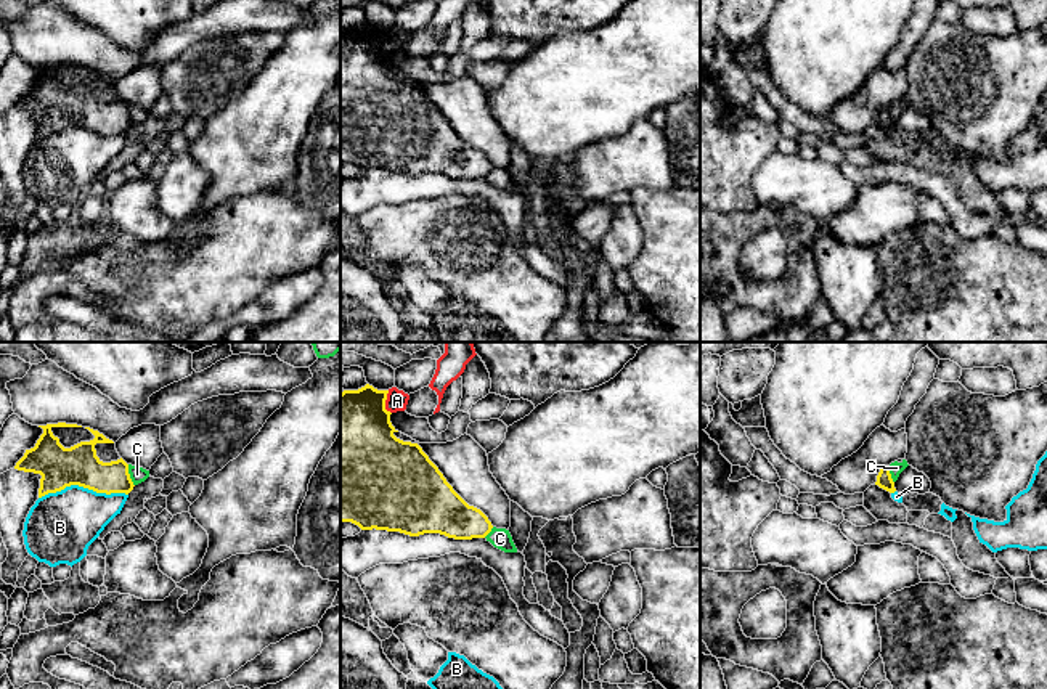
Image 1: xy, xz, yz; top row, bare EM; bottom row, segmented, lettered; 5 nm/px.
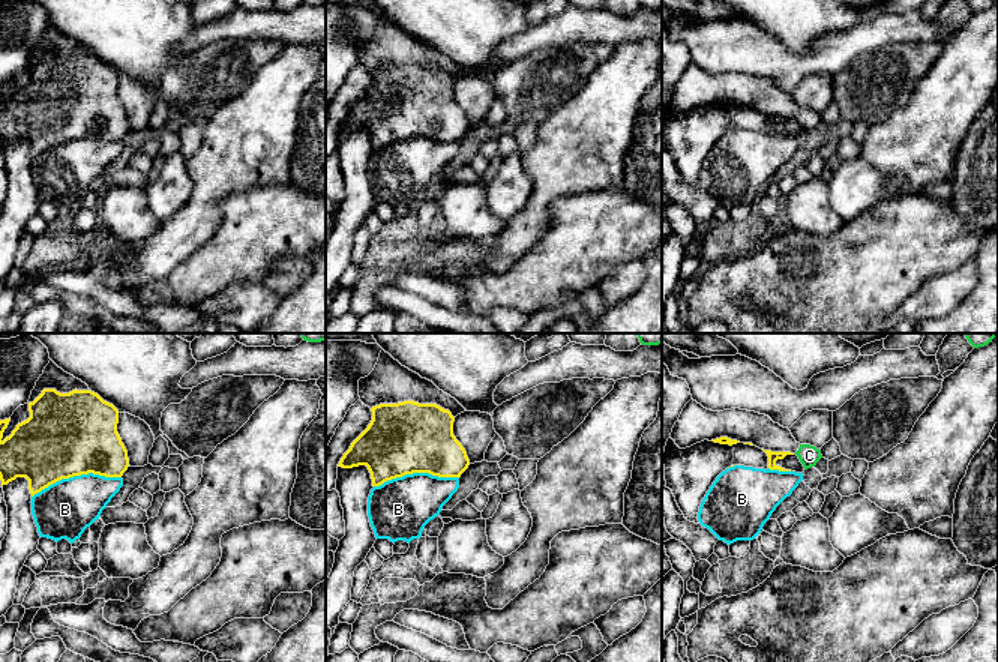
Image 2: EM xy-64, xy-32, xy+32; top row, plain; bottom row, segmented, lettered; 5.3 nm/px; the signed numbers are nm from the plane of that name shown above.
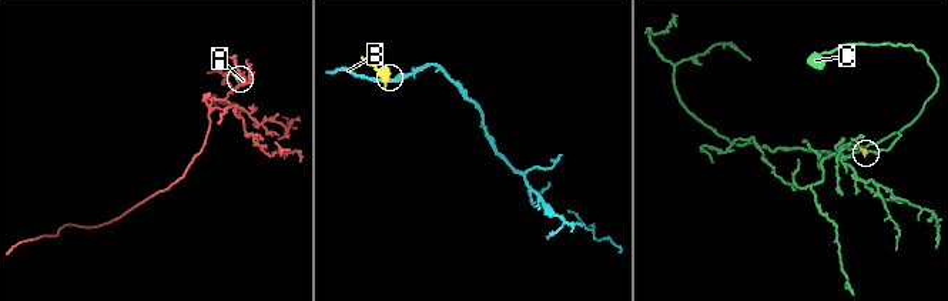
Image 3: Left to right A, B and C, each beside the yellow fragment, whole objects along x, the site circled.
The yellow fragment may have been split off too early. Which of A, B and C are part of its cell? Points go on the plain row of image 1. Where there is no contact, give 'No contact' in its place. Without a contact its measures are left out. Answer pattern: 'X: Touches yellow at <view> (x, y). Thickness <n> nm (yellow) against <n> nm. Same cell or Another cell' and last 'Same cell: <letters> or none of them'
A: Touches yellow at xz (384, 42). Thickness 440 nm (yellow) against 110 nm. Another cell
B: Touches yellow at xy (82, 126). Thickness 200 nm (yellow) against 340 nm. Another cell
C: Touches yellow at xy (129, 116). Thickness 190 nm (yellow) against 80 nm. Another cell
Same cell: none of them

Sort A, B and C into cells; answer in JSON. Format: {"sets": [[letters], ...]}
{"sets": [["A"], ["B"], ["C"]]}

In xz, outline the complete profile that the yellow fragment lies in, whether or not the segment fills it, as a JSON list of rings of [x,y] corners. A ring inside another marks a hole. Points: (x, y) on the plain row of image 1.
[[[369,24],[340,34],[340,164],[352,162],[361,170],[376,169],[409,177],[440,173],[454,180],[485,178],[493,169],[488,157],[453,130],[418,84],[393,75],[398,71],[390,63],[392,53],[385,50],[387,34],[389,31],[377,31]]]

